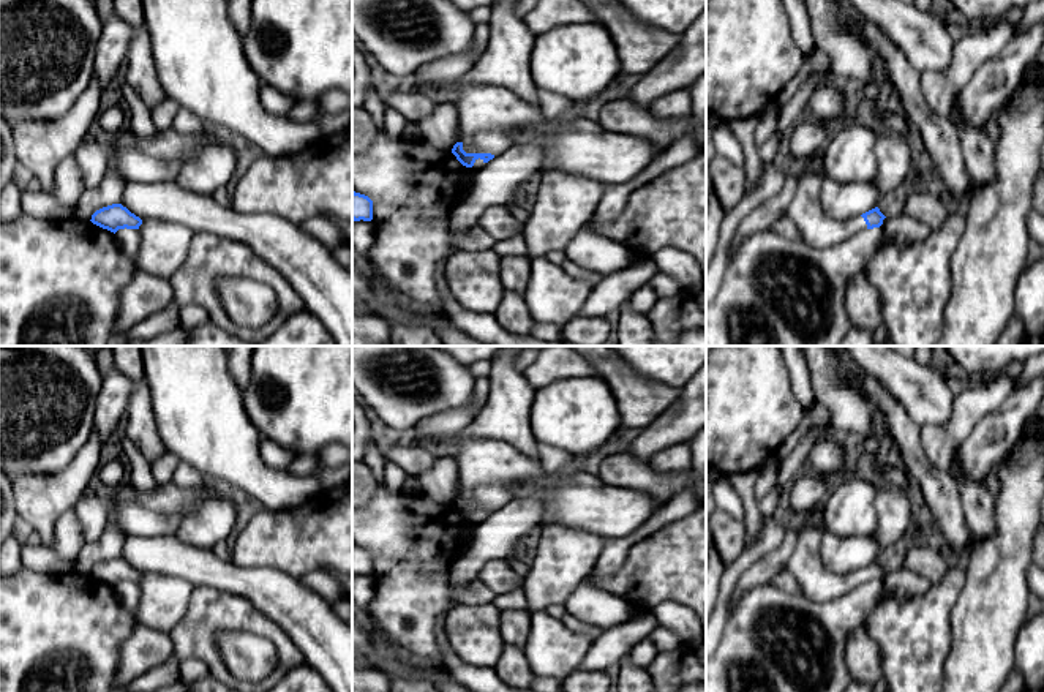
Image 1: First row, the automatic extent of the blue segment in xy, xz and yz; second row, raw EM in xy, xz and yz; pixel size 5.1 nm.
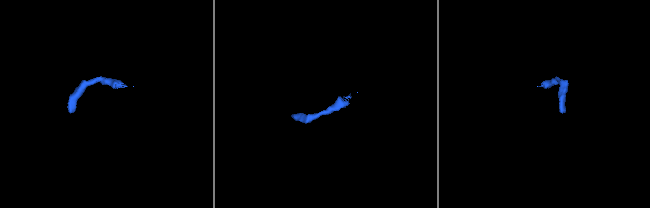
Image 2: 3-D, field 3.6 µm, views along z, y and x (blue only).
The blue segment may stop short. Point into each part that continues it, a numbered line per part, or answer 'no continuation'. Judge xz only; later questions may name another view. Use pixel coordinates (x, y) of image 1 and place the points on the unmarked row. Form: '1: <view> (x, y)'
1: xz (488, 468)

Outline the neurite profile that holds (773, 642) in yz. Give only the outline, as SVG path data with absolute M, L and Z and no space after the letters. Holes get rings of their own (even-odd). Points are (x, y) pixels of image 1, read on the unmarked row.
M880 581L864 583L828 602L787 594L771 583L750 588L731 608L727 607L722 638L706 660L706 692L845 692L853 683L845 664L845 645L850 634L866 624L883 594Z

